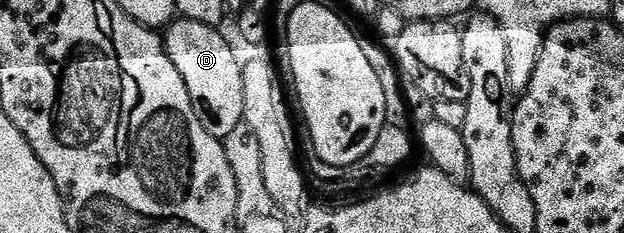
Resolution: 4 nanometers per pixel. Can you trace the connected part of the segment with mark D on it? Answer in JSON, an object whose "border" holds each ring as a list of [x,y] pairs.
{"border":[[[188,18],[172,22],[165,30],[167,55],[169,60],[173,60],[177,72],[181,72],[185,88],[189,88],[193,112],[197,112],[197,120],[201,120],[201,128],[205,128],[205,132],[233,132],[233,128],[245,120],[245,84],[241,58],[231,51],[230,44],[219,33],[216,27],[197,24]]]}

